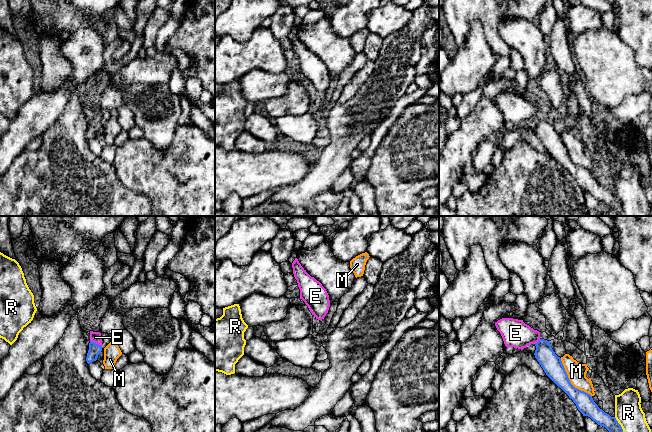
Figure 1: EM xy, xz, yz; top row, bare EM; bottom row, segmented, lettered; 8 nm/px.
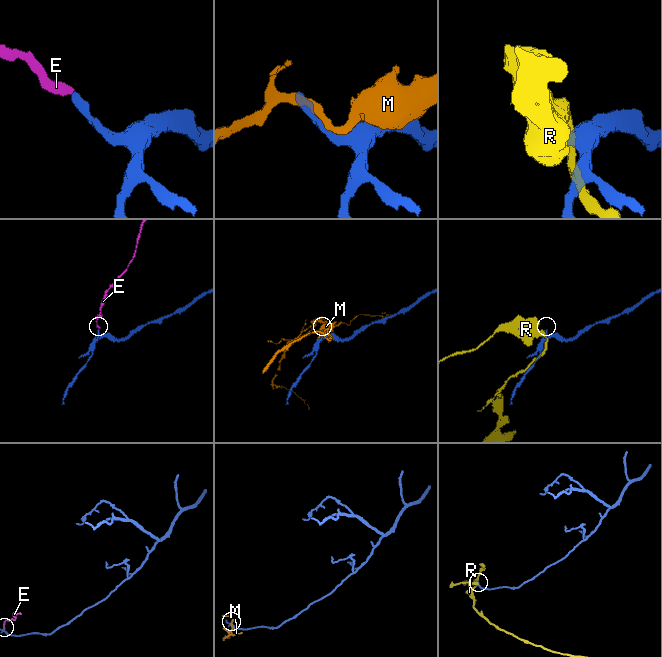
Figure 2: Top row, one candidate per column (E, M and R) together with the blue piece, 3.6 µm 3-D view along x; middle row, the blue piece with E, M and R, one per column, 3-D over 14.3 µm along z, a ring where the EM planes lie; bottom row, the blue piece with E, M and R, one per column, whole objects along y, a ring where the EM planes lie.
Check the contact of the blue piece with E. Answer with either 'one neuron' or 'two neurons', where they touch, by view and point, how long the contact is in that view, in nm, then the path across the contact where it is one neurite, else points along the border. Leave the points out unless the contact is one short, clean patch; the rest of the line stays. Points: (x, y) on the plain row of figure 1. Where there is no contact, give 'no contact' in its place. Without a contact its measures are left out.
one neuron; meets blue in xy at (95, 119); contact 110 nm long; runs through xy (94, 126), (95, 119), (95, 113)

